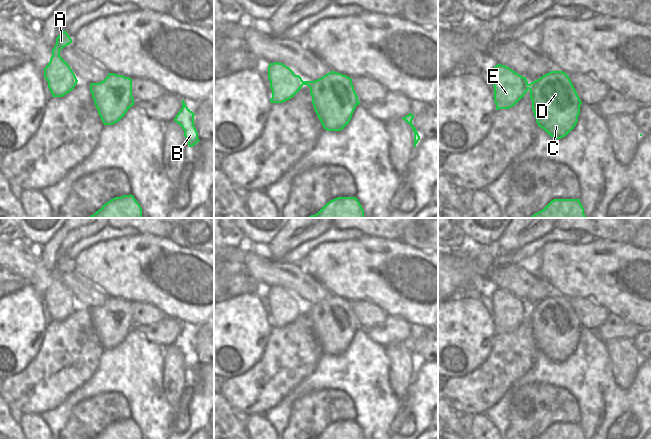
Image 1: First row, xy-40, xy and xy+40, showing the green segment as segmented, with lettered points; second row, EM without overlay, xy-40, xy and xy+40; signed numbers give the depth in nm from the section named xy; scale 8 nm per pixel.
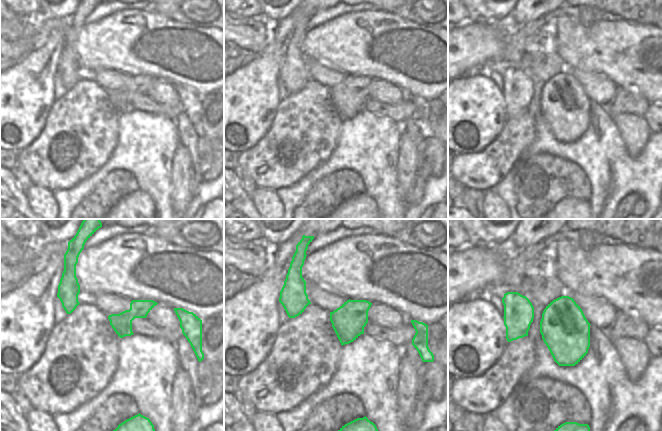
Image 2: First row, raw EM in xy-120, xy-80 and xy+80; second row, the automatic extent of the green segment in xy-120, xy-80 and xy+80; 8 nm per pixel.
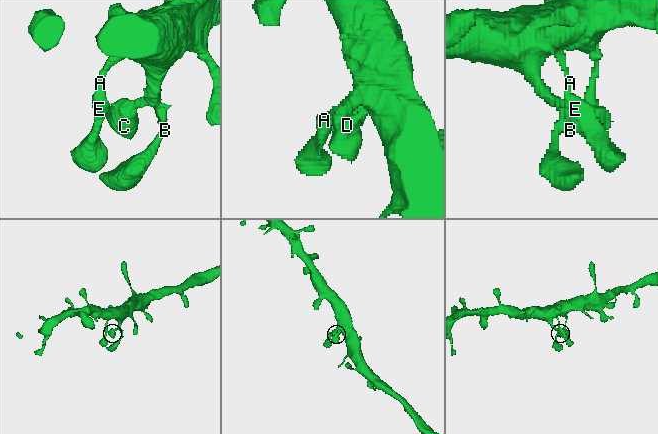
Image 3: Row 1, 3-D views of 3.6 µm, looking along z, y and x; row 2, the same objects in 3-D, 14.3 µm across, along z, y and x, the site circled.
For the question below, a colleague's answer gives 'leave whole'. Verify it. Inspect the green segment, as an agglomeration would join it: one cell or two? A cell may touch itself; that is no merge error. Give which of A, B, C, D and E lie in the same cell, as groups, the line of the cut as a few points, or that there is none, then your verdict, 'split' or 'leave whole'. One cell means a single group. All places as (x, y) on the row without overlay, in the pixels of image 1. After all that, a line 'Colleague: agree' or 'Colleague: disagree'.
A B C D E; no cut; leave whole
Colleague: agree

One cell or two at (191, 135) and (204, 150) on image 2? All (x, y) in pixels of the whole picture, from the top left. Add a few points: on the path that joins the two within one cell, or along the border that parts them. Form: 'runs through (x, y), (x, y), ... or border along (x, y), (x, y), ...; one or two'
border along (199, 138), (198, 156), (202, 165); two

